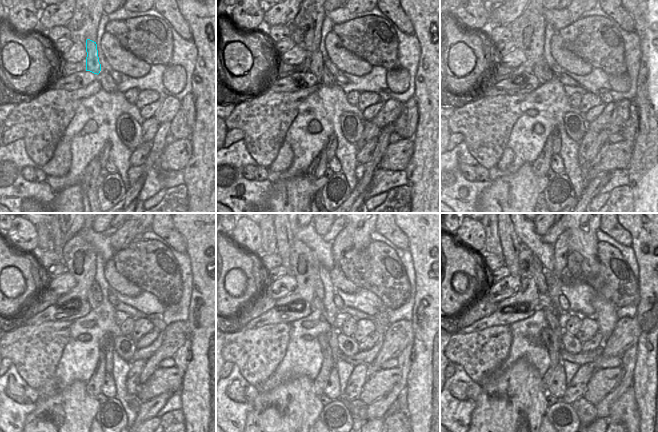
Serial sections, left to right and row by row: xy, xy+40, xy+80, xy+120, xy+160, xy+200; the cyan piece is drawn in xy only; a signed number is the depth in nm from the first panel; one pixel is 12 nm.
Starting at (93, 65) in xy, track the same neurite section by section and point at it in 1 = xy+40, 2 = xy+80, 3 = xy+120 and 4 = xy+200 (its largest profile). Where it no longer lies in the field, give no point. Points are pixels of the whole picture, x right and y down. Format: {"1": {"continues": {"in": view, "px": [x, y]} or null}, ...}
{"1": {"continues": {"in": "xy+40", "px": [317, 64]}}, "2": {"continues": {"in": "xy+80", "px": [538, 68]}}, "3": {"continues": {"in": "xy+120", "px": [93, 303]}}, "4": {"continues": {"in": "xy+200", "px": [551, 314]}}}

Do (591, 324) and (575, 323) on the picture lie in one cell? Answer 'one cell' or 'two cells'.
two cells

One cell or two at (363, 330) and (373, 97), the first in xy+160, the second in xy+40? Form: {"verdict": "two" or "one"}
{"verdict": "one"}

